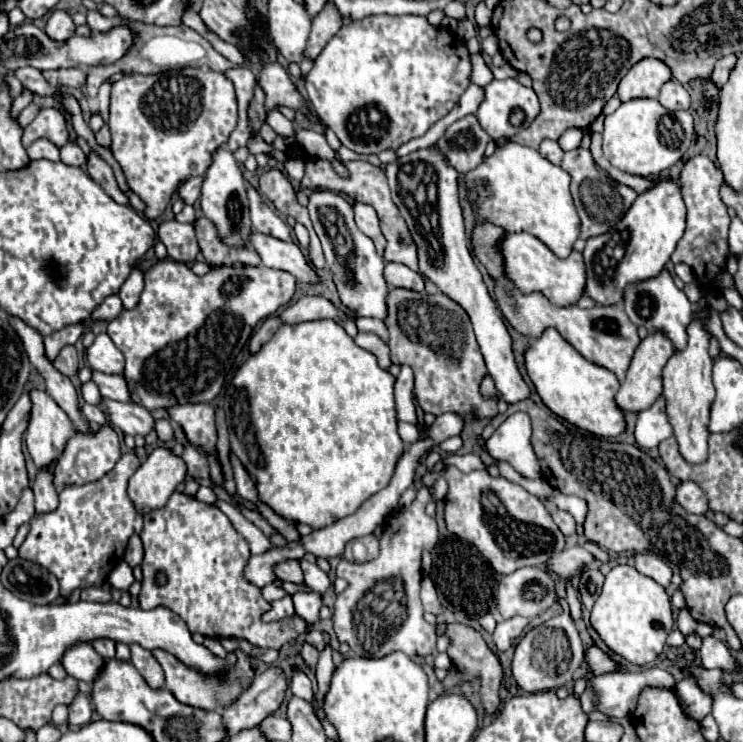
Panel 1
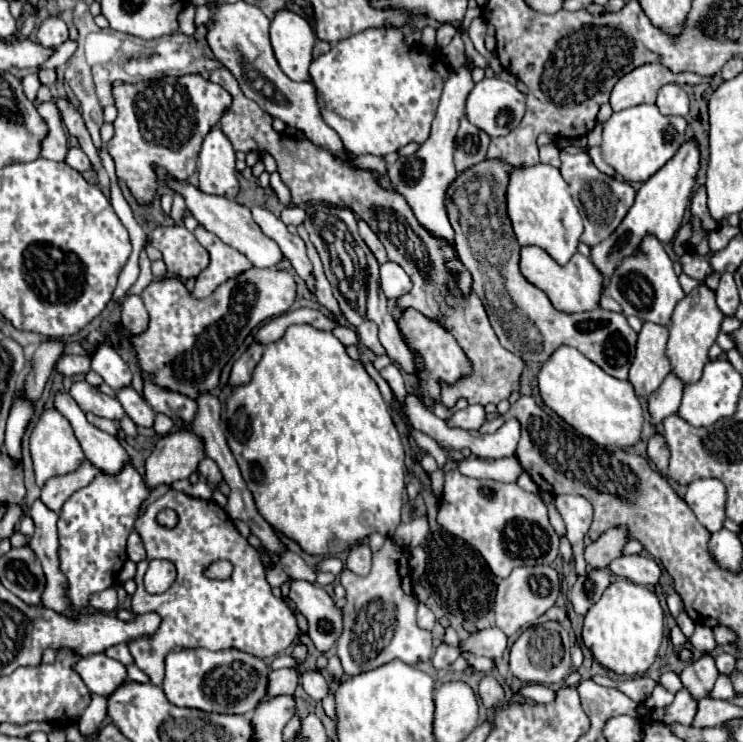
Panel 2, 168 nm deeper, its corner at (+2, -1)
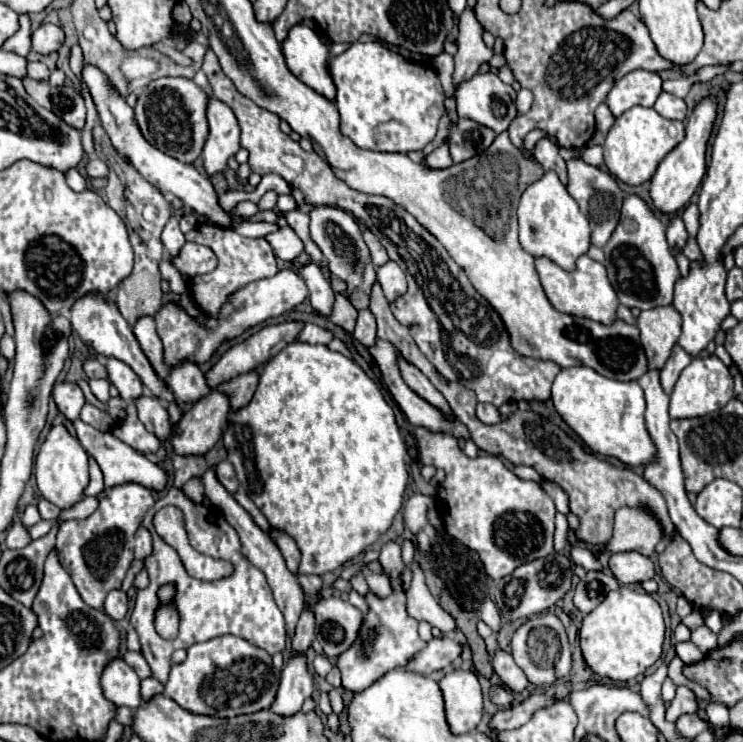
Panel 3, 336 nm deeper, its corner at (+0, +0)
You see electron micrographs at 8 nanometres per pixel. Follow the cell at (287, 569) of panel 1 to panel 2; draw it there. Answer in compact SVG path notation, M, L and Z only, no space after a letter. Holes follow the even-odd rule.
M292 580L290 598L308 620L308 636L314 646L324 654L328 652L342 634L342 612L318 584L304 580Z

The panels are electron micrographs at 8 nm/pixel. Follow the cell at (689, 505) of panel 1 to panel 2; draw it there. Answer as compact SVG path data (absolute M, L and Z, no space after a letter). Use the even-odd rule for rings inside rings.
M702 478L688 486L686 504L696 514L698 522L710 530L718 532L726 520L726 486L716 478Z

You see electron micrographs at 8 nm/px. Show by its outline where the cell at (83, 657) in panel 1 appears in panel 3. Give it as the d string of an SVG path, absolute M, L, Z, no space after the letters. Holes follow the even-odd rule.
M120 657L106 665L100 677L100 687L104 691L104 697L114 705L136 709L142 703L140 677Z

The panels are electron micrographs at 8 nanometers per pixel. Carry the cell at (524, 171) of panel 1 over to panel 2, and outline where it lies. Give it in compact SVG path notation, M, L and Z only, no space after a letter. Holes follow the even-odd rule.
M548 164L514 168L506 200L508 200L508 216L512 220L514 234L520 246L538 246L544 252L548 252L558 264L566 264L576 254L584 230L582 216L558 168Z

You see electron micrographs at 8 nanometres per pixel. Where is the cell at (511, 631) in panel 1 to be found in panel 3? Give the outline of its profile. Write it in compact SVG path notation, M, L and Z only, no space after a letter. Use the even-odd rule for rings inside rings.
M434 637L428 647L408 663L408 669L414 669L422 675L430 675L444 667L450 667L452 661L462 655L462 649L464 645L450 637Z

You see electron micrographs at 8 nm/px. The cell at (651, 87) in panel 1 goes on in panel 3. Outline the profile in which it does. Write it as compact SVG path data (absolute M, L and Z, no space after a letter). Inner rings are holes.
M630 71L622 79L618 79L612 91L606 97L606 105L610 107L614 117L620 117L630 107L642 105L652 107L662 93L662 79L658 73L652 71Z

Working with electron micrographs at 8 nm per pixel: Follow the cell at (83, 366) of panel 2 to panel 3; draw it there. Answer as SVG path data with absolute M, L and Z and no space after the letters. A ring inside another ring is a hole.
M86 359L86 361L84 361L84 373L86 373L90 379L94 379L94 377L106 379L106 377L108 377L104 365L102 365L100 361L96 361L96 359Z

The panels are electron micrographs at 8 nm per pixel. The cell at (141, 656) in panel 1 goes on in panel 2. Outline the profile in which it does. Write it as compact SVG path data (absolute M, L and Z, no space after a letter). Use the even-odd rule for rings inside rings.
M168 490L162 498L146 506L144 514L136 518L134 528L142 536L146 558L138 562L134 576L138 588L132 596L132 612L156 612L162 618L162 624L154 634L130 640L128 648L136 666L150 676L154 686L162 686L164 658L176 646L208 650L238 648L258 658L270 658L278 656L298 640L300 630L296 618L290 608L272 594L272 588L264 578L264 566L260 566L260 558L256 558L256 550L248 546L246 538L240 536L228 514L216 502ZM162 508L178 512L180 522L176 528L162 528L156 524L156 514ZM154 558L170 560L178 572L174 584L164 594L148 594L144 590L142 578ZM216 560L230 560L234 564L234 572L228 580L210 580L204 576L204 568Z

